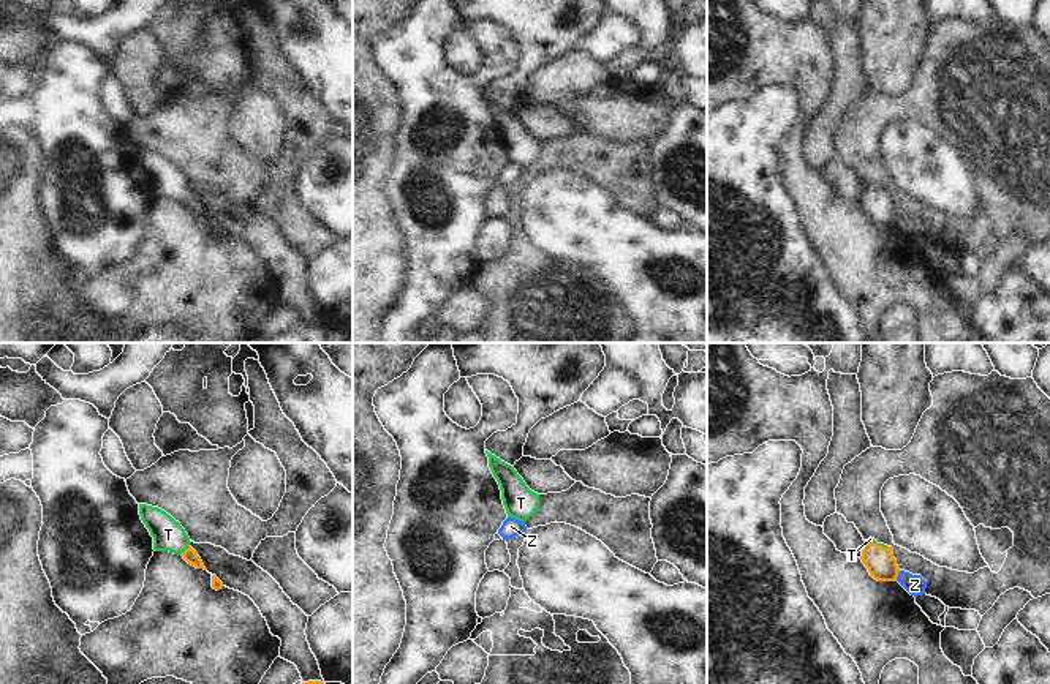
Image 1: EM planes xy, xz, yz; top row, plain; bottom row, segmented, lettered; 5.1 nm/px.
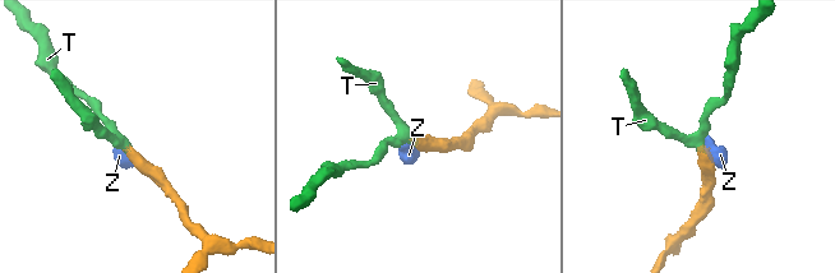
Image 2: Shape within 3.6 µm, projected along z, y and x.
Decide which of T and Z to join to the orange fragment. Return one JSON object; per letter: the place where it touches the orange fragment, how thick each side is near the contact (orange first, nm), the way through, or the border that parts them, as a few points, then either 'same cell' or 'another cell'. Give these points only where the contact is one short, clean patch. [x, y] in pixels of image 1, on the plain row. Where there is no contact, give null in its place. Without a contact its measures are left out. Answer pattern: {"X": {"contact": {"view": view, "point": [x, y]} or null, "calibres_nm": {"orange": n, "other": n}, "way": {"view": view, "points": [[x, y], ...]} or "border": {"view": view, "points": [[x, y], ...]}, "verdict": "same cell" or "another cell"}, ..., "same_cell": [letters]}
{"T": {"contact": {"view": "xy", "point": [187, 195]}, "calibres_nm": {"orange": 70, "other": 160}, "way": {"view": "xy", "points": [[190, 202], [187, 195], [168, 180]]}, "verdict": "same cell"}, "Z": {"contact": {"view": "yz", "point": [897, 221]}, "calibres_nm": {"orange": 150, "other": 100}, "border": {"view": "yz", "points": [[900, 217], [895, 226]]}, "verdict": "another cell"}, "same_cell": ["T"]}

